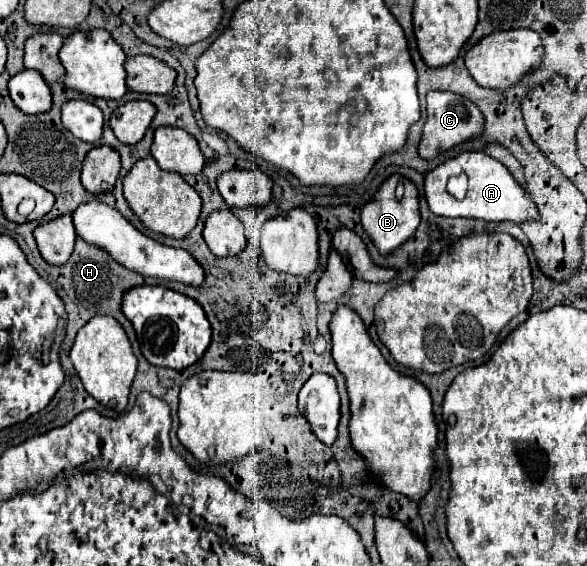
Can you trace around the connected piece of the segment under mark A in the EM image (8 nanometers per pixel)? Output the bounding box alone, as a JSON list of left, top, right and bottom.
[425,150,539,224]

